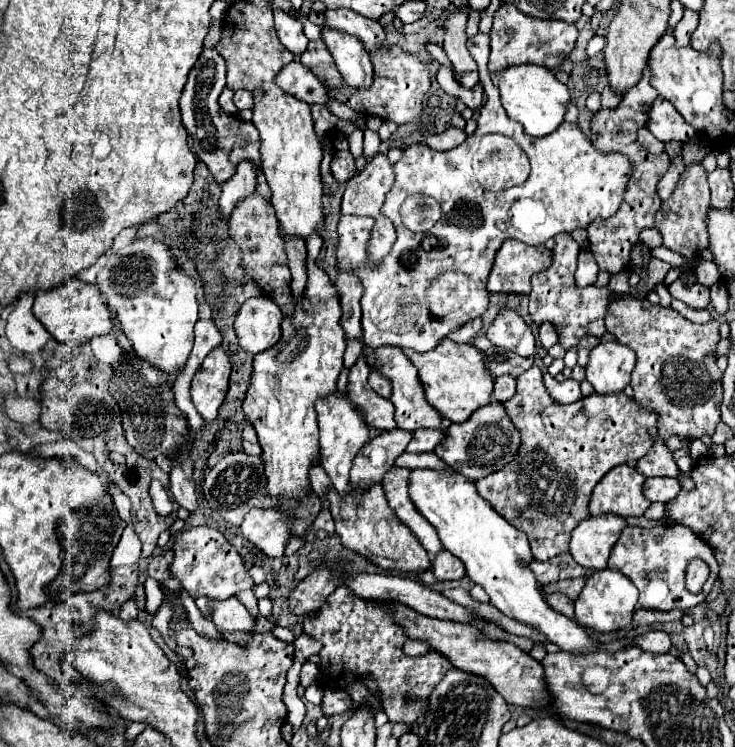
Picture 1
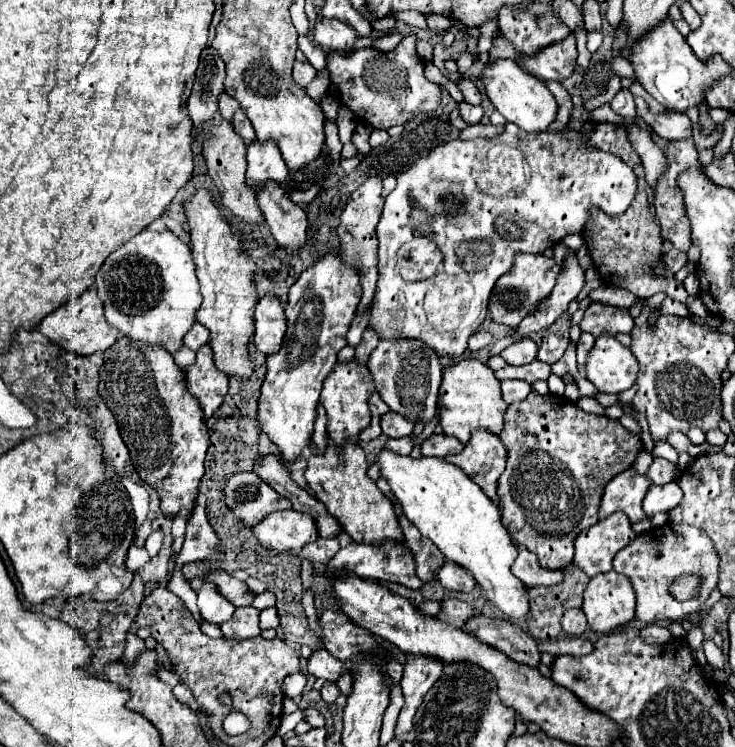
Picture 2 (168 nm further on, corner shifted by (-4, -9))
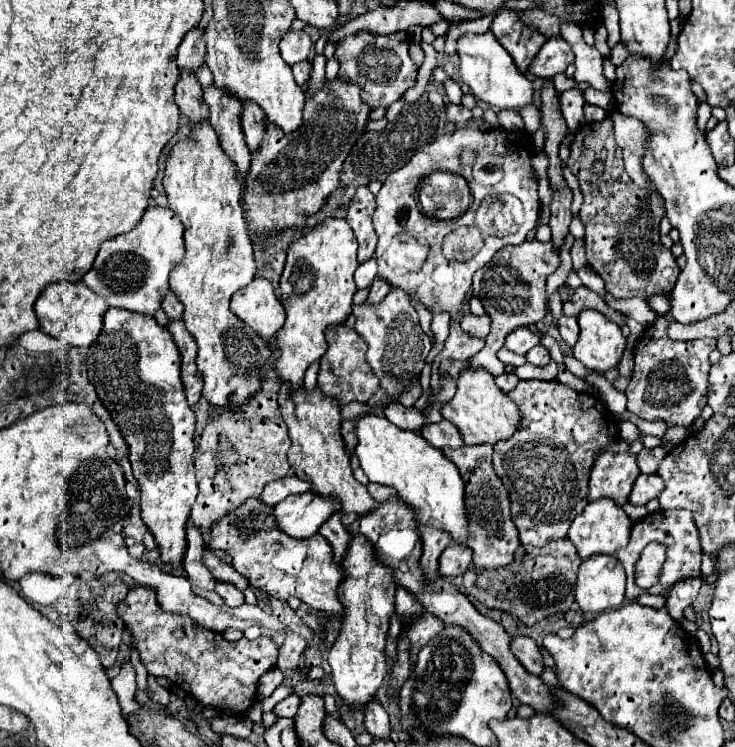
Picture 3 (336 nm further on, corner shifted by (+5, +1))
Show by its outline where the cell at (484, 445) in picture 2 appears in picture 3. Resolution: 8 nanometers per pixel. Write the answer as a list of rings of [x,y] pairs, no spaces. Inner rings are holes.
[[[462,445],[460,449],[444,449],[442,451],[460,471],[464,479],[464,503],[466,503],[466,519],[470,541],[468,547],[474,551],[476,567],[504,567],[512,563],[514,551],[520,545],[518,529],[510,515],[510,497],[492,467],[492,447],[490,445]]]

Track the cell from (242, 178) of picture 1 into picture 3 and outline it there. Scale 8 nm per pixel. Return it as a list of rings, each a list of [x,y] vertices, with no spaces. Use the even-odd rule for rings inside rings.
[[[242,101],[240,127],[250,151],[256,149],[256,145],[260,145],[260,137],[264,137],[264,111],[256,105],[256,101]]]

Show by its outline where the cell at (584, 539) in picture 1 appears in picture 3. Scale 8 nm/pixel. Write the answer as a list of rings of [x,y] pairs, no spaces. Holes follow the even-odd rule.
[[[602,497],[602,499],[596,499],[596,501],[588,503],[584,507],[584,513],[580,513],[580,515],[574,517],[574,521],[570,525],[570,531],[568,531],[568,539],[576,545],[578,555],[584,561],[584,559],[588,559],[590,555],[596,555],[596,553],[608,553],[608,555],[612,555],[620,547],[628,545],[630,529],[632,529],[632,521],[624,513],[624,509],[618,507],[612,499]]]

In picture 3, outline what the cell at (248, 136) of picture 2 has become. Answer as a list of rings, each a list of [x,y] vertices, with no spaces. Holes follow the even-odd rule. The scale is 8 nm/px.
[[[216,85],[204,87],[204,101],[210,107],[210,121],[216,133],[220,133],[220,141],[228,149],[228,157],[236,161],[240,177],[248,173],[248,145],[244,135],[240,133],[240,101],[238,97],[230,97],[228,91],[220,91]]]

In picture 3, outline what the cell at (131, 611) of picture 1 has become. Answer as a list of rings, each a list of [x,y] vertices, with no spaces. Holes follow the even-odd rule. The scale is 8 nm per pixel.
[[[126,663],[120,669],[120,673],[112,679],[112,689],[118,695],[118,701],[120,701],[124,717],[128,717],[128,715],[132,715],[134,711],[140,709],[140,705],[136,701],[136,683],[134,683],[134,677],[136,677],[134,667],[130,663]]]

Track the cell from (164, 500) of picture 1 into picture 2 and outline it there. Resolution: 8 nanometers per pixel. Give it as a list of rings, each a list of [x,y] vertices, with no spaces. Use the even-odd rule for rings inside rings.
[[[161,530],[153,532],[146,540],[145,549],[150,557],[157,555],[163,544],[164,534]]]

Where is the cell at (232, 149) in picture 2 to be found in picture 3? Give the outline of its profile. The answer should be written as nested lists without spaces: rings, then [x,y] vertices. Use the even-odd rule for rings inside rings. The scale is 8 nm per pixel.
[[[180,73],[176,81],[176,105],[180,107],[180,113],[190,119],[190,125],[196,125],[196,121],[206,121],[210,117],[208,105],[202,99],[202,85],[194,73]]]

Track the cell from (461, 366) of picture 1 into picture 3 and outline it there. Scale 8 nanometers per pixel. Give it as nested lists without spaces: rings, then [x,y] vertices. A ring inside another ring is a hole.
[[[464,369],[460,373],[456,395],[448,405],[442,405],[442,415],[460,429],[466,445],[494,445],[502,439],[512,437],[520,427],[518,405],[504,391],[496,389],[494,377],[490,373],[484,373],[484,369]]]

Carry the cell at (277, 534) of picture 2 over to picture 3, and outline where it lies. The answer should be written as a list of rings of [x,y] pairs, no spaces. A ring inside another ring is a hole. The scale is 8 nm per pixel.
[[[312,491],[292,495],[276,505],[276,521],[292,537],[312,537],[320,525],[334,513],[340,513],[340,501],[326,499]]]

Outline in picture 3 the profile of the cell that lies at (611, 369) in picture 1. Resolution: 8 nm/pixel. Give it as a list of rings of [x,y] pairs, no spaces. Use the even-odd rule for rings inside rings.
[[[596,309],[580,311],[578,325],[580,335],[572,349],[574,357],[600,373],[616,367],[626,347],[622,327]]]

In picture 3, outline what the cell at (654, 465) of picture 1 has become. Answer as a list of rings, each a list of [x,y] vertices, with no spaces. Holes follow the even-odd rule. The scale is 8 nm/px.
[[[660,447],[642,449],[642,451],[638,453],[638,467],[640,467],[640,471],[646,473],[646,475],[656,473],[656,469],[658,469],[660,461],[664,459],[664,455],[666,455],[666,451],[660,449]]]

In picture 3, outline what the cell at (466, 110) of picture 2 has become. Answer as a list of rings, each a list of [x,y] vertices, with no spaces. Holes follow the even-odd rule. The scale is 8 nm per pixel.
[[[448,105],[446,107],[446,117],[454,125],[464,125],[464,123],[472,121],[472,111],[462,107],[462,105]]]

